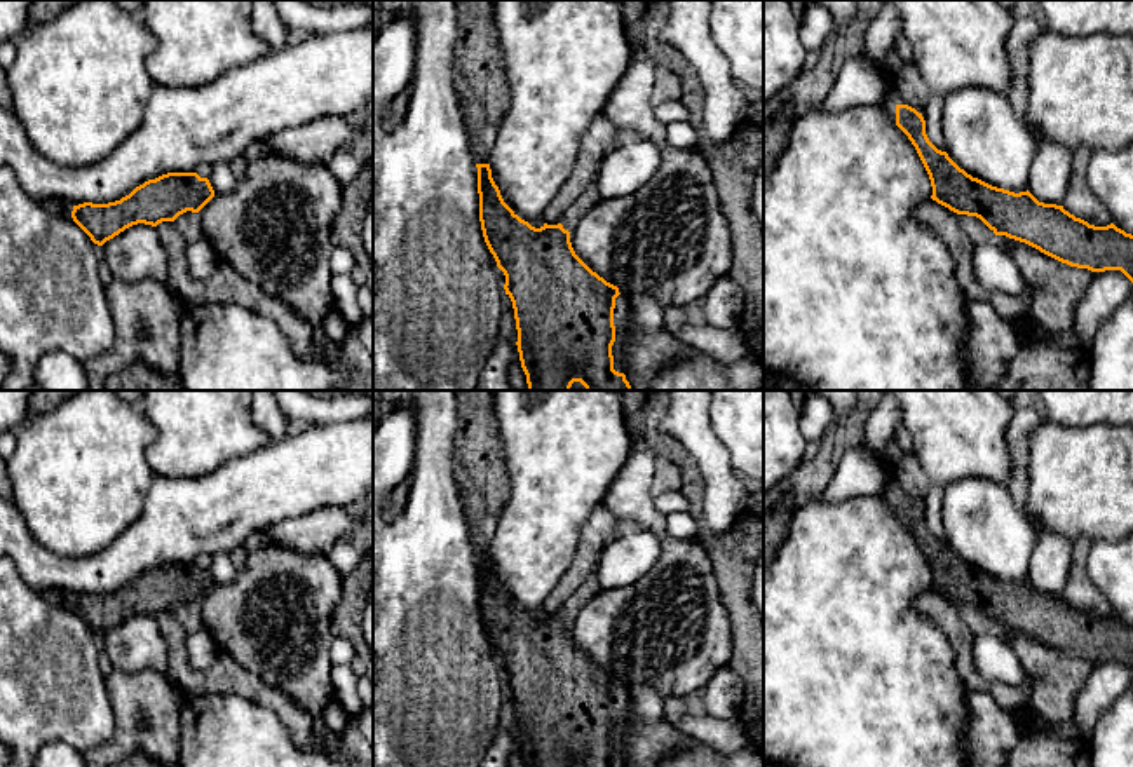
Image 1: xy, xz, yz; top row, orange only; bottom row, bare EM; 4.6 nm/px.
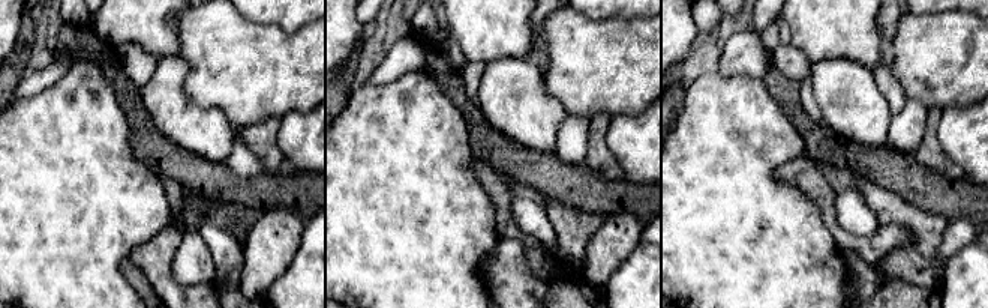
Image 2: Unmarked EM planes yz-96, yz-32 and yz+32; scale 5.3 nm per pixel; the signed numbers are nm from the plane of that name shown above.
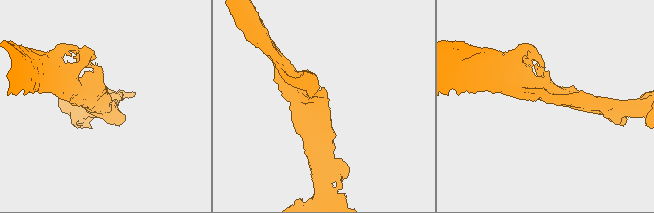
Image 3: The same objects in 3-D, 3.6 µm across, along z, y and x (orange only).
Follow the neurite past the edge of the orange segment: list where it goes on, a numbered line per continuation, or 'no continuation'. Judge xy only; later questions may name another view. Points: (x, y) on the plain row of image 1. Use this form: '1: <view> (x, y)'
no continuation

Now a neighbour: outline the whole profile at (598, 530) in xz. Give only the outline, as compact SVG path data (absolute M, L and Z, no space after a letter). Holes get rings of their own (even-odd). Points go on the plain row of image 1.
M605 506L593 511L582 526L579 547L572 558L568 570L544 600L544 612L547 615L561 614L568 596L572 596L580 584L596 572L598 560L605 546L614 539L619 518Z

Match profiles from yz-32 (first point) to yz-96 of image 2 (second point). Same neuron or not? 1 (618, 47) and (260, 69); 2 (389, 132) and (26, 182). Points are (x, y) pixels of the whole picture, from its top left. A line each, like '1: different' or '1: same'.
1: same
2: same

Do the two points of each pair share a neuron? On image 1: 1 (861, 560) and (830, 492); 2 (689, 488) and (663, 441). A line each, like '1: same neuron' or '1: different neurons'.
1: different neurons
2: same neuron

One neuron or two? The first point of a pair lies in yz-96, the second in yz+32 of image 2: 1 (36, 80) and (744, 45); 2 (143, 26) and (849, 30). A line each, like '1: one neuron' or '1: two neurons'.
1: one neuron
2: one neuron

